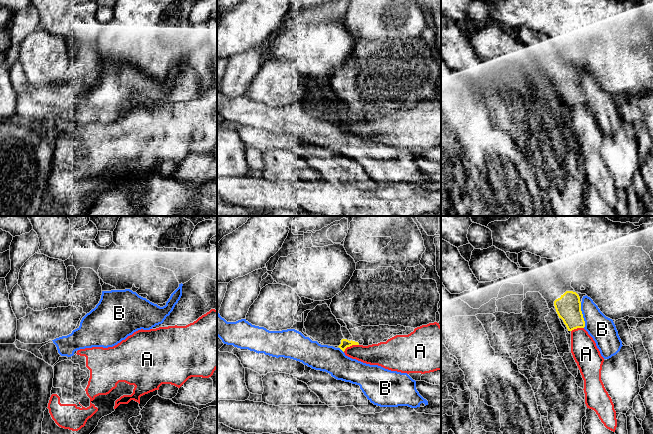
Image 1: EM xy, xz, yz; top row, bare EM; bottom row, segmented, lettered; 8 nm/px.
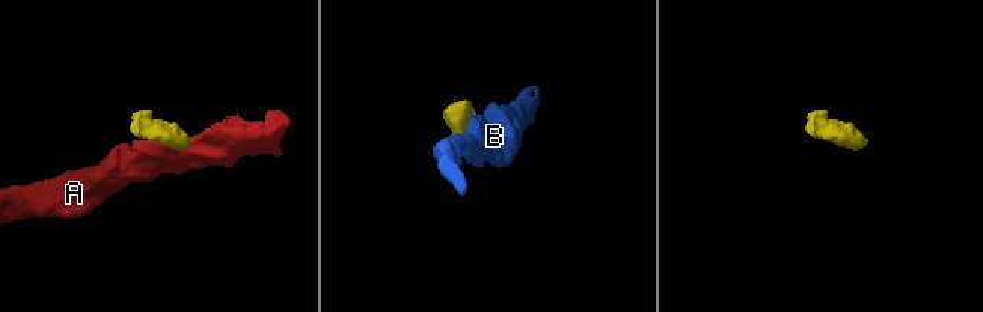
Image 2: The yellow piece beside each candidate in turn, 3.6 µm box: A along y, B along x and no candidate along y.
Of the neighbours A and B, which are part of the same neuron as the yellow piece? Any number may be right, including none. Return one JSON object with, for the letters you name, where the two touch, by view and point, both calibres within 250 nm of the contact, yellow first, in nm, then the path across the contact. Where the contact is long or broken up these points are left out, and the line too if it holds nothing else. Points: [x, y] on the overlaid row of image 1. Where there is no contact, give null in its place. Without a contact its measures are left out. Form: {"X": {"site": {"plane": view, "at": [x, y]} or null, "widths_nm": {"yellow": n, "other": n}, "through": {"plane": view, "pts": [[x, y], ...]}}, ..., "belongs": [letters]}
{"belongs": []}

